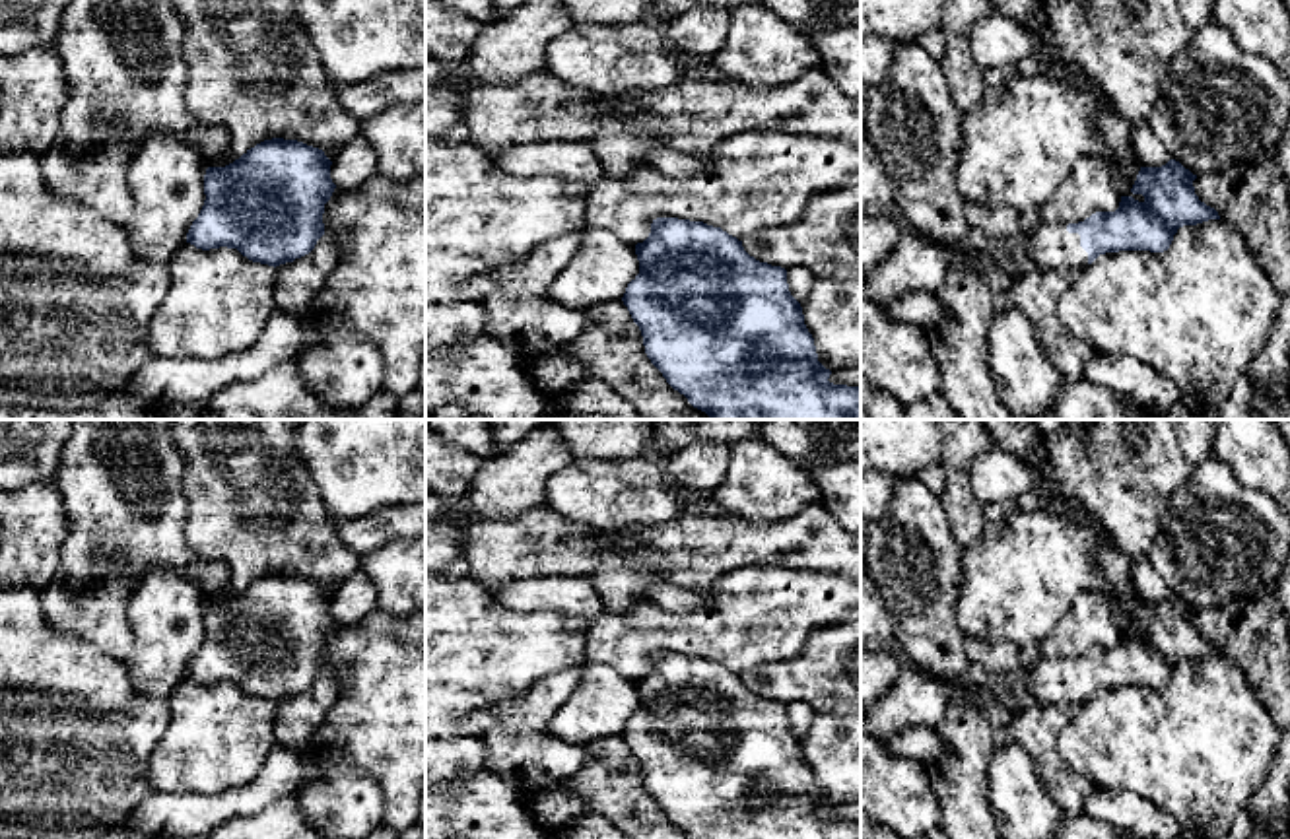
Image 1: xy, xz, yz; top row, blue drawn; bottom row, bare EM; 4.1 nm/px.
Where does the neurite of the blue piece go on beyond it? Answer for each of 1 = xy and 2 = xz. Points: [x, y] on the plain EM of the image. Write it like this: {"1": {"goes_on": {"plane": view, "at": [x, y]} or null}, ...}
{"1": {"goes_on": null}, "2": {"goes_on": null}}

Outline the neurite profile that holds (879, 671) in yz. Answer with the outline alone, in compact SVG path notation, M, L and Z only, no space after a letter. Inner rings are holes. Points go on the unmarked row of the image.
M861 649L861 722L868 707L900 678L901 653L868 653Z

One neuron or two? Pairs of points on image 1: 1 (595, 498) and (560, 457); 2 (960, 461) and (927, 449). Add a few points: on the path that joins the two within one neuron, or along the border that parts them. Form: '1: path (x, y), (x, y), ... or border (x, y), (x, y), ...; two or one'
1: border (576, 459), (548, 480), (544, 503); two
2: border (943, 439), (943, 457), (939, 461); two

